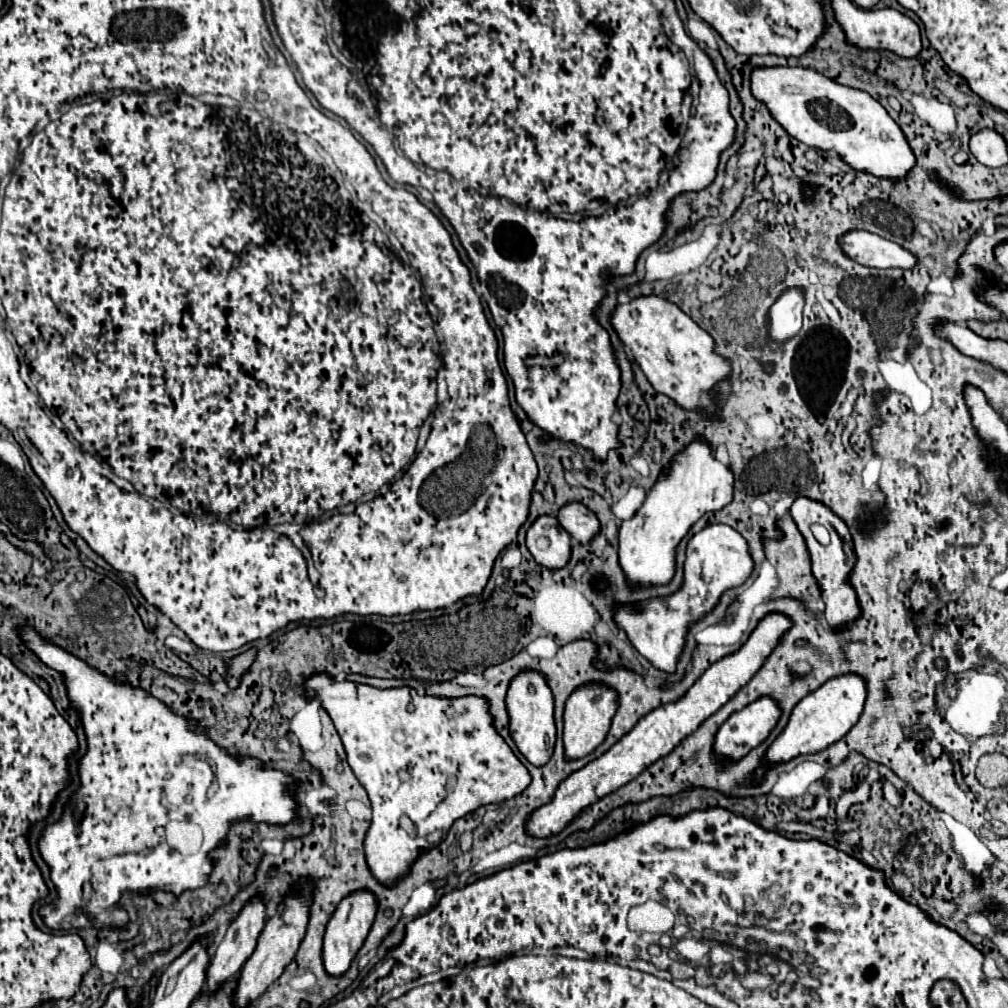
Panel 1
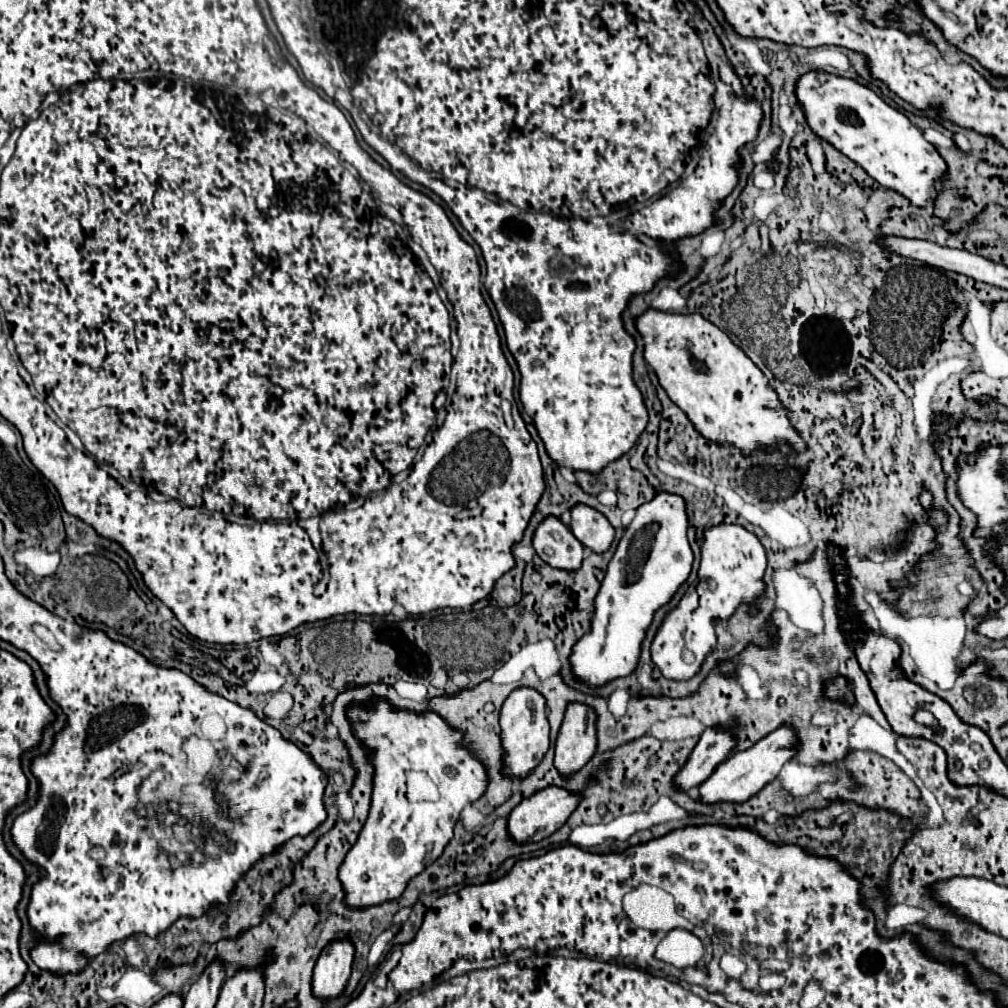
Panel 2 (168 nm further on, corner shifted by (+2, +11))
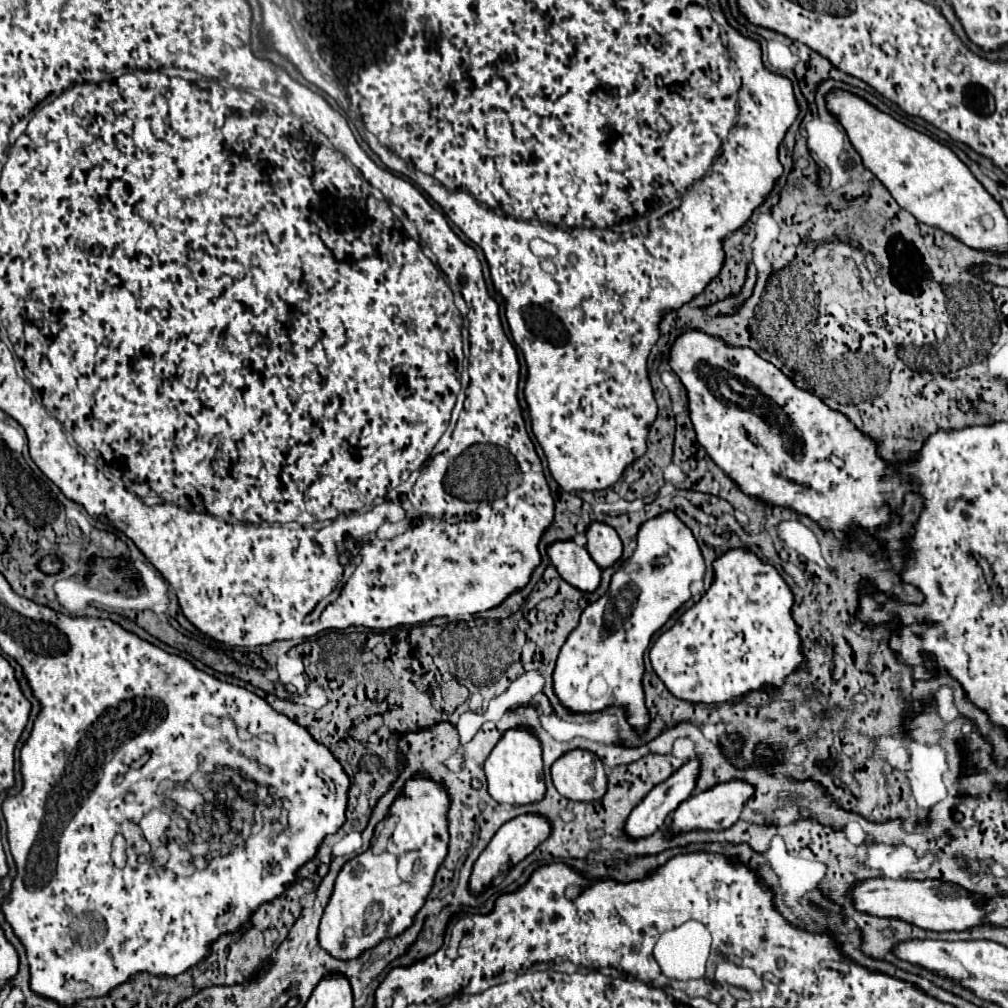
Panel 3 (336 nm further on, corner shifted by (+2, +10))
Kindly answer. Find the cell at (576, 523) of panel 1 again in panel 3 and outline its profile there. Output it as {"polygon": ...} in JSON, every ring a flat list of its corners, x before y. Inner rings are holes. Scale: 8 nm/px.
{"polygon":[[593,523,587,529,587,551,599,567,607,569,621,559,623,543,613,527,605,523]]}

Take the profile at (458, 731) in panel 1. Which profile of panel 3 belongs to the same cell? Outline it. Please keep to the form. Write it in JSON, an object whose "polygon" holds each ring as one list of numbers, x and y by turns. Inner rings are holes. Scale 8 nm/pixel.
{"polygon":[[411,779,407,783,403,795,395,799,393,807,389,809,387,819,383,819,377,825,371,847,365,853,347,861,345,867,341,869,335,881,335,891,331,895,331,901,321,917,319,925,321,949,325,949,335,959,351,961,361,957,365,951,373,949,381,941,401,935,405,929,413,925,415,915,425,905,425,899,433,887,435,873,447,855,447,843,449,843,447,817,445,817,447,809,449,809,449,797,445,789,441,789,441,785,437,785,435,781]]}

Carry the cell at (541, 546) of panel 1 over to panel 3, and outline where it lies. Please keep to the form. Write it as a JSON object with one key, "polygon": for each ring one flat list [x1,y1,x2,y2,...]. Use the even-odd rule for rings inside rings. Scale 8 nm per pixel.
{"polygon":[[557,541,553,543,549,549,547,549,549,557,551,557,551,563,555,565,555,569,559,571,559,575,569,583,573,585,575,589,583,591,583,593,593,593,599,589,599,583,601,583,601,567,591,559,591,555,587,553,585,547,579,547,575,541]]}

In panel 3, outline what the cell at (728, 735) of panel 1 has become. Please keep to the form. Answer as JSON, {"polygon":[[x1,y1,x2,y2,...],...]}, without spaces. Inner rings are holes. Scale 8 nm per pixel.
{"polygon":[[693,759,689,763,685,763,677,773,673,773,673,777,669,777,667,781,659,783,657,787,653,787,649,791,649,795,631,811,631,815,627,817,625,821,625,835,629,839,643,839,643,837,649,837,653,835,655,831,663,829,665,821,669,819,669,815,685,801,691,797,691,791,695,789,695,779,697,779,697,773,699,773,699,761]]}

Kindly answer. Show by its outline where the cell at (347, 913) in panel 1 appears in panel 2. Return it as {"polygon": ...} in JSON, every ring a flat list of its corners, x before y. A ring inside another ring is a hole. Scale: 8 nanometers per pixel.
{"polygon":[[349,938,333,940,323,948,315,964,315,974,313,974,313,994,315,996,327,1000,343,992,349,980,349,974,351,974,353,954,355,954,355,948]]}

